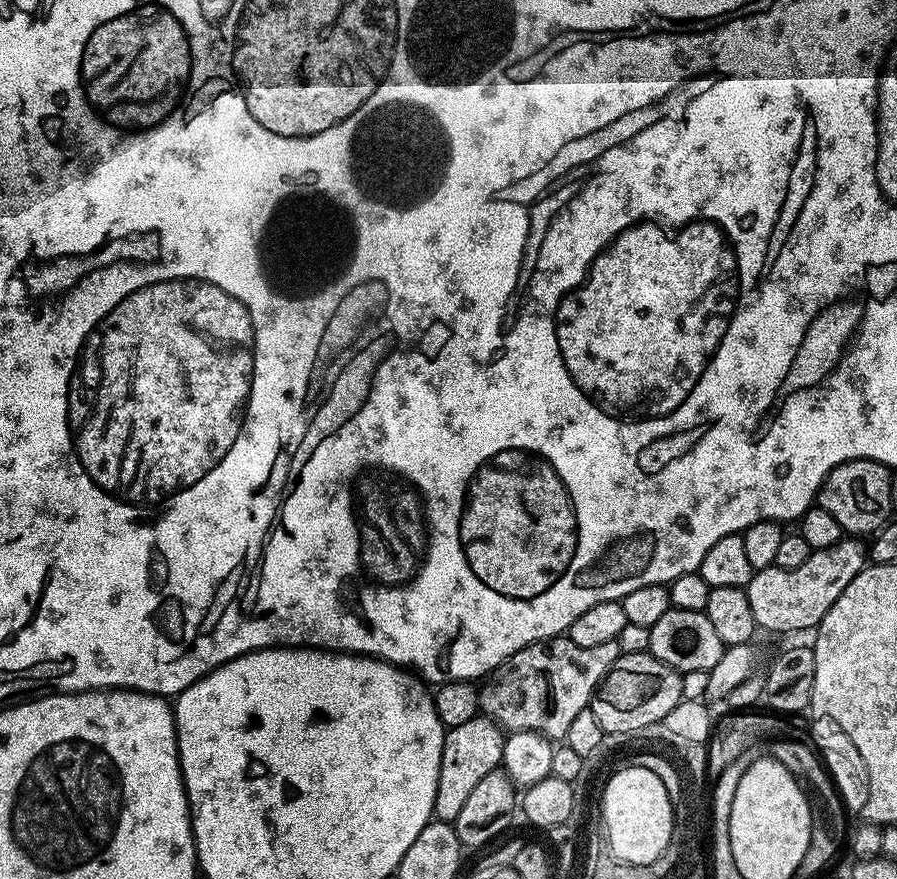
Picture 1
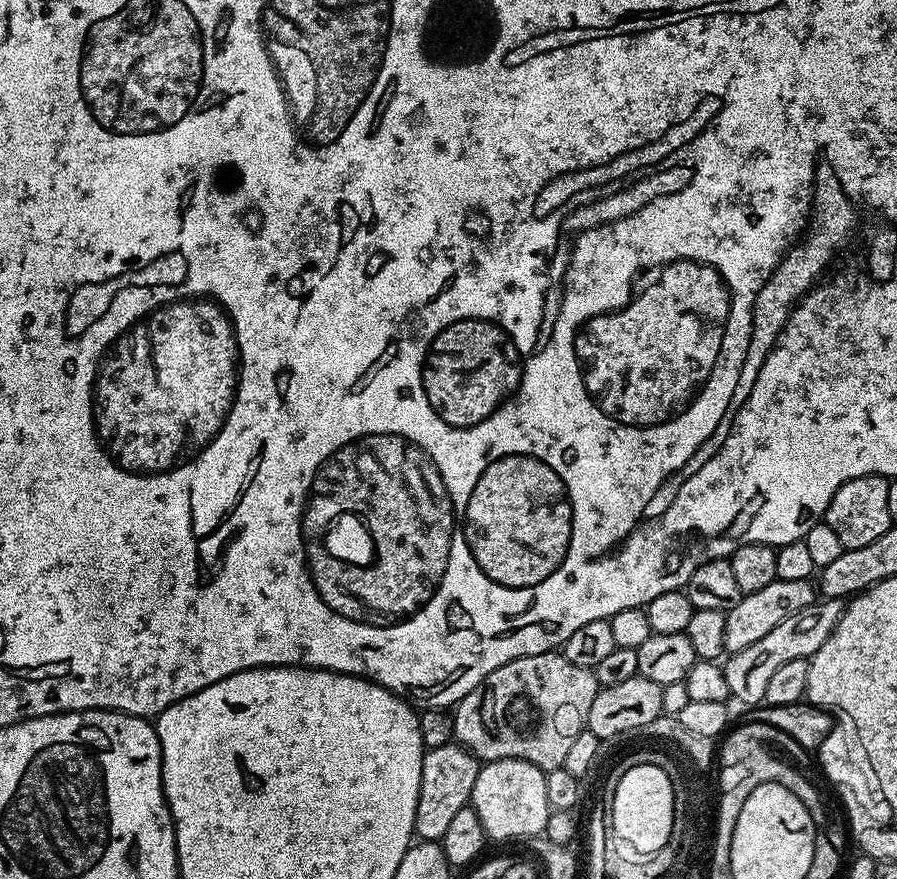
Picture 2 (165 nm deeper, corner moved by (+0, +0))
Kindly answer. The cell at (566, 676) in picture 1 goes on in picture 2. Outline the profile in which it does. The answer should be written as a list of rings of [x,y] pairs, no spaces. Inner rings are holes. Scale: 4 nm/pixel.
[[[553,650],[553,651],[550,651],[550,652],[543,652],[543,653],[542,653],[542,654],[530,654],[530,655],[529,655],[529,656],[523,656],[523,657],[522,657],[522,658],[518,658],[518,659],[517,659],[517,660],[511,660],[511,661],[510,661],[510,662],[506,662],[506,666],[498,666],[498,670],[494,670],[494,671],[493,671],[493,672],[492,672],[492,673],[490,673],[490,674],[489,674],[489,675],[488,675],[488,676],[487,676],[487,678],[485,678],[485,679],[484,679],[484,681],[482,681],[482,682],[481,682],[481,684],[479,684],[479,686],[477,686],[477,687],[476,687],[476,688],[475,688],[475,689],[474,689],[474,690],[470,690],[470,694],[466,694],[466,695],[465,695],[465,696],[464,696],[464,697],[463,697],[463,698],[461,698],[461,699],[460,699],[460,703],[459,703],[459,704],[457,704],[457,705],[455,705],[455,708],[454,708],[454,715],[453,715],[453,717],[452,717],[452,731],[453,731],[453,733],[454,733],[454,736],[455,736],[455,739],[456,739],[456,740],[457,740],[457,741],[459,741],[459,743],[460,743],[460,744],[461,744],[461,745],[463,745],[463,747],[465,747],[465,748],[467,748],[467,749],[468,749],[468,751],[469,751],[469,752],[471,752],[471,753],[472,753],[472,755],[473,755],[473,756],[475,756],[475,757],[477,757],[477,758],[479,758],[479,759],[480,759],[480,760],[481,760],[481,761],[484,761],[484,762],[487,762],[487,761],[489,761],[489,760],[505,760],[505,759],[506,759],[506,758],[510,758],[510,757],[511,757],[511,756],[513,756],[513,757],[514,757],[514,758],[518,758],[518,759],[519,759],[519,760],[528,760],[528,761],[530,761],[530,763],[532,763],[532,764],[533,764],[533,765],[534,765],[534,766],[538,766],[538,767],[539,767],[539,768],[540,768],[540,769],[541,769],[541,770],[543,770],[543,772],[544,772],[544,773],[546,773],[546,774],[547,774],[547,772],[549,772],[549,771],[550,771],[550,770],[554,770],[554,769],[555,769],[555,768],[563,768],[563,766],[564,766],[564,763],[565,763],[565,762],[566,762],[566,753],[568,753],[568,751],[570,751],[570,746],[571,746],[571,744],[572,744],[572,743],[573,743],[573,742],[574,742],[574,738],[578,738],[578,734],[582,734],[582,733],[583,733],[583,732],[585,732],[585,730],[586,730],[586,725],[587,725],[587,723],[588,723],[588,715],[589,715],[589,714],[590,714],[590,706],[594,706],[594,698],[595,698],[595,697],[596,697],[596,693],[597,693],[597,691],[598,691],[598,685],[597,685],[597,683],[596,683],[596,673],[595,673],[595,671],[593,671],[593,669],[591,669],[591,668],[583,668],[583,667],[582,667],[582,666],[574,666],[574,662],[570,662],[570,661],[569,661],[569,660],[568,660],[568,659],[567,659],[567,658],[565,658],[565,656],[564,656],[564,654],[563,654],[563,651],[560,651],[560,650]],[[520,695],[524,695],[524,696],[525,696],[525,698],[526,698],[526,699],[528,699],[528,704],[529,704],[529,706],[530,706],[530,707],[532,707],[532,708],[533,708],[533,710],[534,710],[534,711],[536,711],[536,729],[534,729],[534,730],[533,730],[533,732],[532,732],[532,728],[531,728],[531,726],[530,726],[530,725],[528,725],[528,724],[512,724],[512,723],[514,723],[514,722],[515,722],[515,720],[520,720],[520,719],[522,719],[522,718],[523,718],[523,716],[524,716],[524,712],[523,712],[523,710],[522,710],[522,709],[520,709],[520,708],[515,708],[515,706],[514,706],[514,705],[512,705],[512,703],[514,703],[514,702],[515,702],[515,700],[516,700],[516,696],[520,696]],[[495,720],[505,720],[505,722],[506,722],[506,723],[508,723],[508,724],[512,724],[512,725],[508,725],[508,724],[504,724],[504,725],[502,725],[502,726],[501,726],[501,728],[500,728],[500,733],[498,733],[498,734],[497,734],[497,736],[496,736],[496,744],[495,744],[495,742],[494,742],[494,741],[492,741],[492,735],[494,735],[494,734],[495,734],[495,732],[496,732],[496,728],[495,728],[495,726],[494,726],[494,725],[492,725],[492,723],[494,723],[494,722],[495,722]]]

